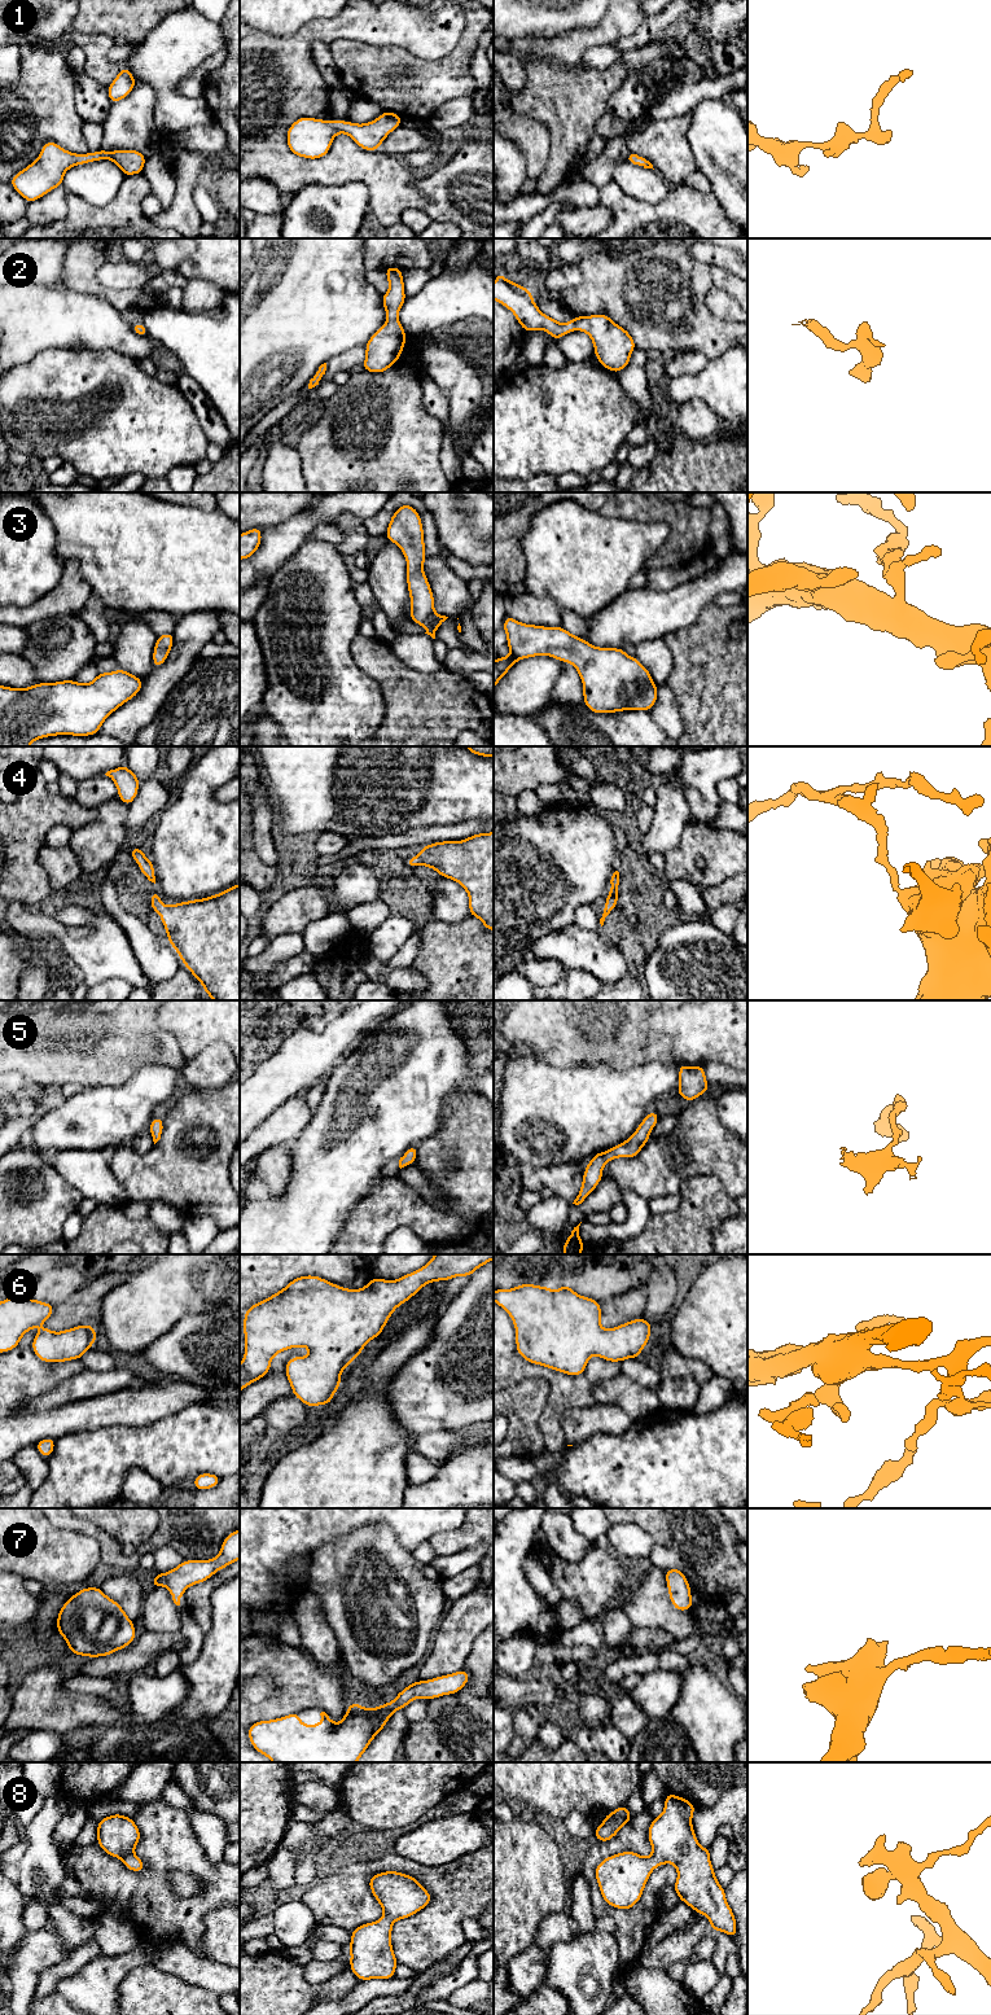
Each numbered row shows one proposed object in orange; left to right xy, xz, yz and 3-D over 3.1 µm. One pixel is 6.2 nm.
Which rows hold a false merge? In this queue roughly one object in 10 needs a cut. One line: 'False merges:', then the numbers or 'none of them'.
False merges: none of them

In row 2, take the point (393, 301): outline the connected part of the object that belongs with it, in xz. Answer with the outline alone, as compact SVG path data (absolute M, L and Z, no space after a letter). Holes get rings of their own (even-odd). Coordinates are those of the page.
M386 267L383 270L389 281L389 292L381 295L381 299L387 320L365 343L367 356L363 362L363 371L373 373L382 373L395 364L407 340L407 333L398 319L399 310L407 299L402 268Z

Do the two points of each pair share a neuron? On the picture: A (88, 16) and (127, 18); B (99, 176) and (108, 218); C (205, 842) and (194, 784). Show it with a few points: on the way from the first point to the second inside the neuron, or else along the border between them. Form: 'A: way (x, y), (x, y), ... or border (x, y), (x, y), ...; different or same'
A: way (97, 16), (118, 18); same
B: border (123, 179), (106, 204), (91, 205), (77, 196); different
C: way (198, 828), (198, 811), (194, 807), (194, 798); same

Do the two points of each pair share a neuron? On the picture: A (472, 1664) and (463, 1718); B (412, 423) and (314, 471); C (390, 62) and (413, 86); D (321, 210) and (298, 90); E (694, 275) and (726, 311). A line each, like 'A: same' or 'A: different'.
A: same
B: same
C: same
D: different
E: different

